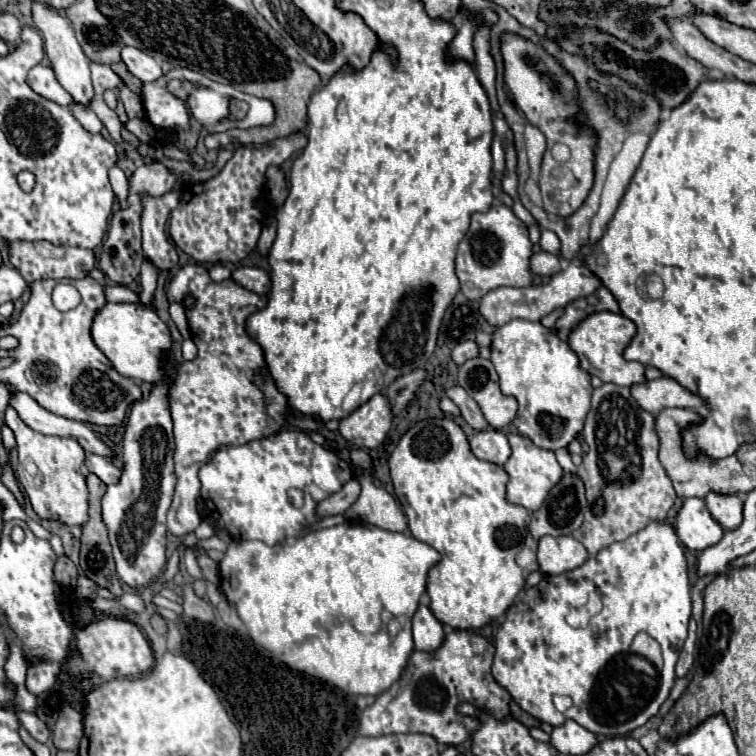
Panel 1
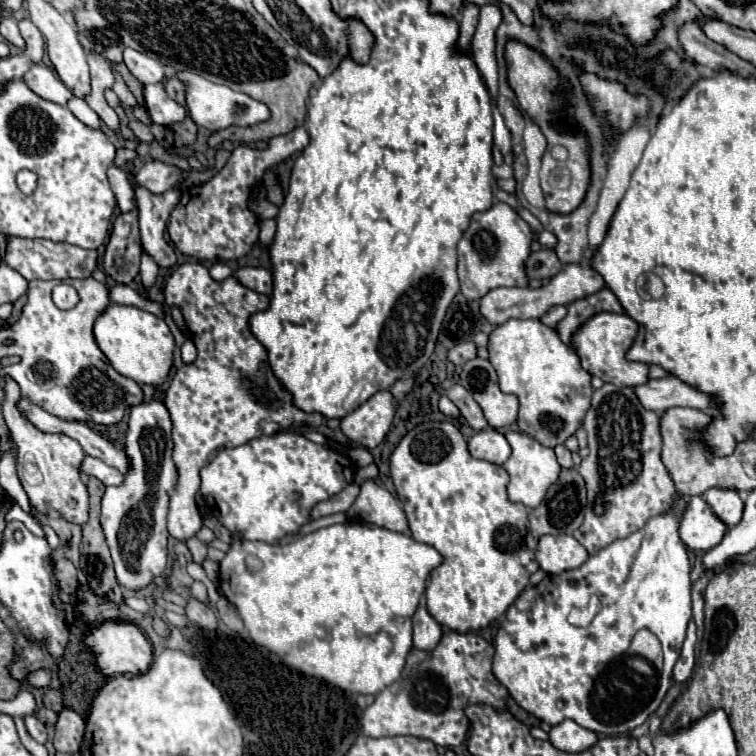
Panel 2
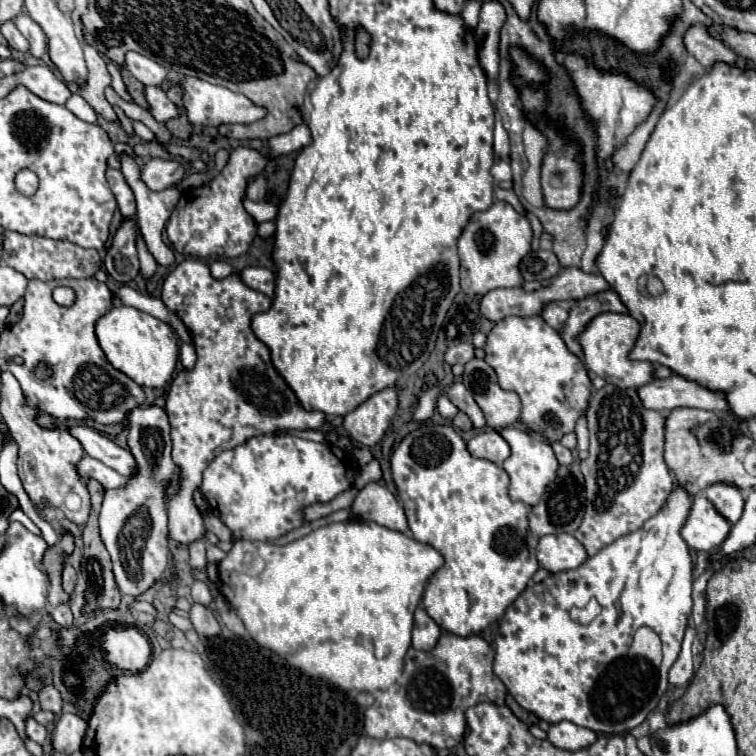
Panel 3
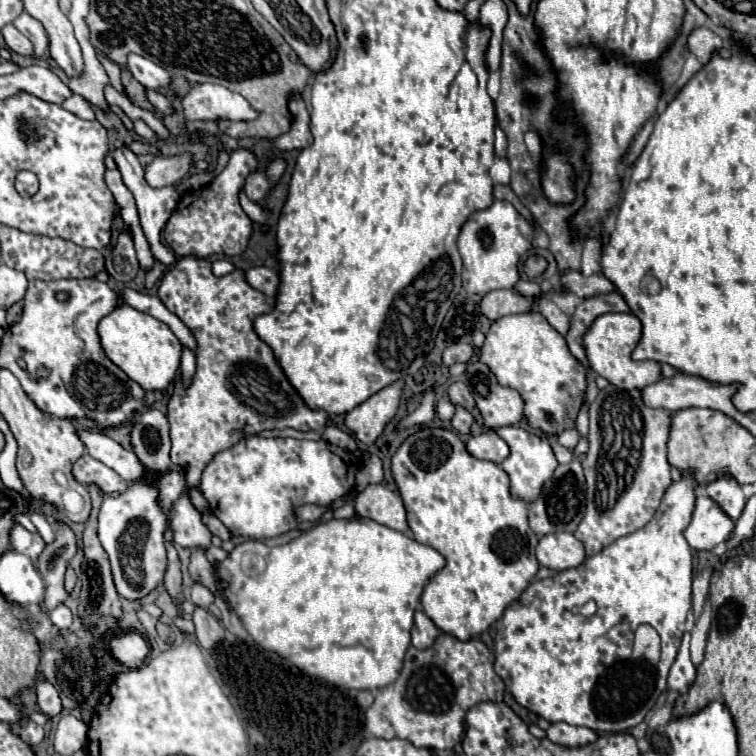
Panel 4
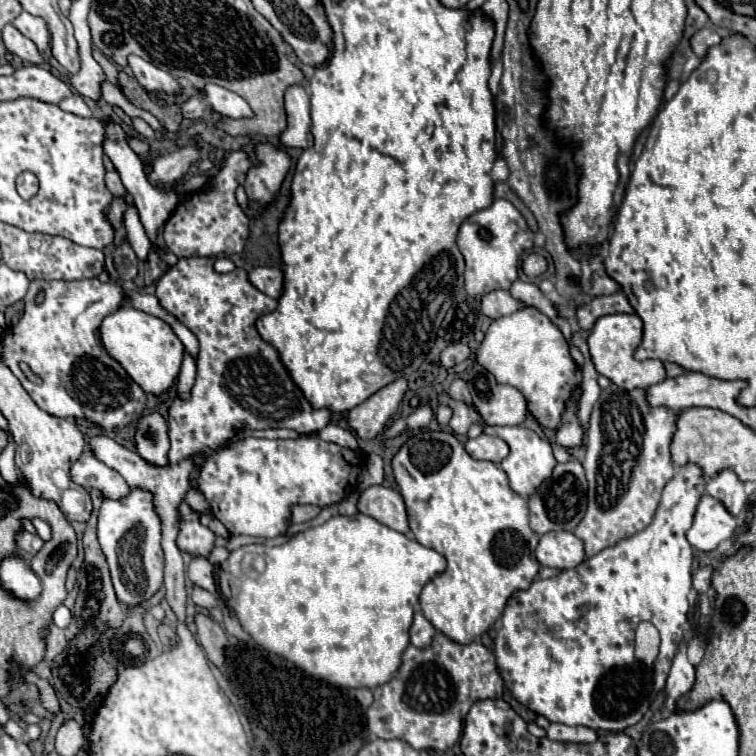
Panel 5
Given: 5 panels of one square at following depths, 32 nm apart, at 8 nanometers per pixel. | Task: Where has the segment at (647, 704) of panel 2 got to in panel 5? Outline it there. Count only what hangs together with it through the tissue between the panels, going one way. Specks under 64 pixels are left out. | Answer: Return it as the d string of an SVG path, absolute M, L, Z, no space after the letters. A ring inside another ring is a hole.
M688 462L680 466L674 478L666 484L656 516L646 530L626 538L624 542L618 542L608 550L602 550L572 570L564 570L556 578L534 580L528 590L516 590L512 594L494 638L494 654L506 688L520 704L534 710L536 714L542 714L550 722L566 726L588 726L594 730L610 732L620 732L644 716L652 700L664 688L672 658L684 636L682 626L690 610L688 594L692 590L694 562L694 550L686 540L686 532L692 526L694 512L700 496L704 494L704 488L706 480L698 464ZM586 600L588 604L594 604L588 614L580 610ZM530 616L536 618L534 630L526 628L526 620ZM644 620L652 622L660 630L662 638L660 654L652 666L646 666L634 654L636 626Z

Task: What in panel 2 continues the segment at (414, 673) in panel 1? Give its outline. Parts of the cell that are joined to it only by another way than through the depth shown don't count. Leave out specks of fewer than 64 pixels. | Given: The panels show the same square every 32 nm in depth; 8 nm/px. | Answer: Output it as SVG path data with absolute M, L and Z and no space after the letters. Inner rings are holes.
M444 630L438 646L432 652L412 648L406 658L406 668L402 678L392 686L376 694L372 706L364 710L362 734L372 738L388 736L414 736L422 740L432 740L442 748L456 748L466 740L470 722L462 712L470 704L490 704L504 706L508 690L492 674L494 648L478 634L458 634Z

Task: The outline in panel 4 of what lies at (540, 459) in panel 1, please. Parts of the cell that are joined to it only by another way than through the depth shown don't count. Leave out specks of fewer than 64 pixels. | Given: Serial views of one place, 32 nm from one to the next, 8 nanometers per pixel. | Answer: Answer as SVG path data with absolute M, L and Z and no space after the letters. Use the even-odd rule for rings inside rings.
M504 426L504 428L496 428L494 432L502 440L506 440L506 444L510 446L510 456L502 462L502 468L510 478L512 496L518 496L526 502L532 502L532 498L536 498L536 494L540 494L544 482L548 478L552 478L552 470L556 470L556 466L558 466L548 440L544 436L540 438L538 434L524 430L524 428L518 428L518 426Z

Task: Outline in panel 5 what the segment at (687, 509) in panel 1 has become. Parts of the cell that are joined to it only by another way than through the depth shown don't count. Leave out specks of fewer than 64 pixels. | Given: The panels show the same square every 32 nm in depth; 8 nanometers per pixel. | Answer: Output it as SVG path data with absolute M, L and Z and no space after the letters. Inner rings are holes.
M704 494L696 508L694 524L688 530L688 542L696 550L716 550L718 544L734 536L736 528L738 522L724 504L710 494Z

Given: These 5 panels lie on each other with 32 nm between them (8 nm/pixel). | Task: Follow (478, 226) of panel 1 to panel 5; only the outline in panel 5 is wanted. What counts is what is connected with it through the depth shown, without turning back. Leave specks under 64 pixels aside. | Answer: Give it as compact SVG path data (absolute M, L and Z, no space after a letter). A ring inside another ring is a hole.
M496 198L492 206L468 216L458 232L458 248L466 260L464 288L470 296L484 296L492 290L508 290L518 278L520 254L532 248L532 232L526 226L522 214L512 206L512 202Z

